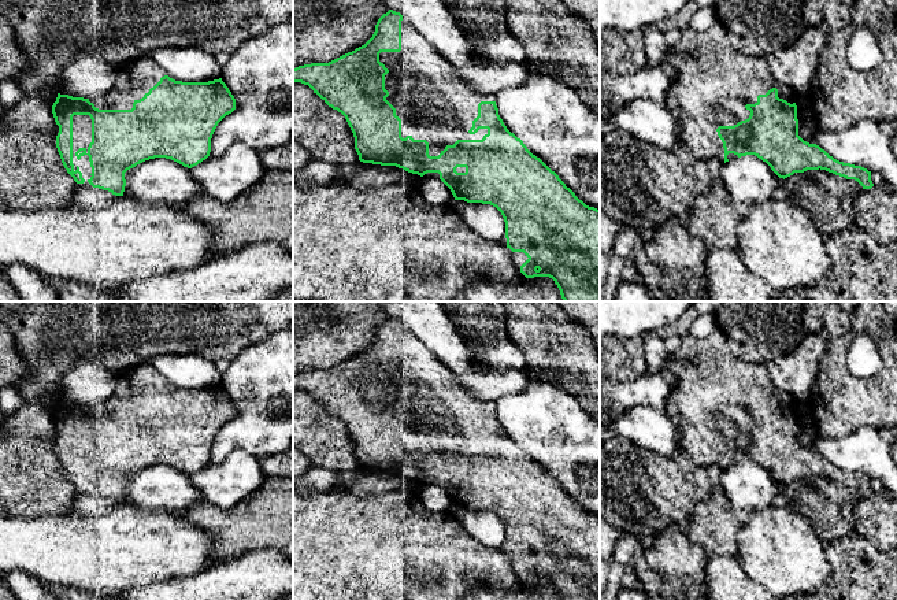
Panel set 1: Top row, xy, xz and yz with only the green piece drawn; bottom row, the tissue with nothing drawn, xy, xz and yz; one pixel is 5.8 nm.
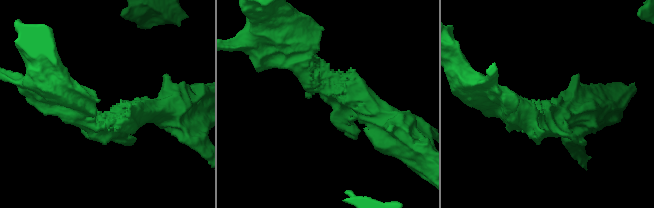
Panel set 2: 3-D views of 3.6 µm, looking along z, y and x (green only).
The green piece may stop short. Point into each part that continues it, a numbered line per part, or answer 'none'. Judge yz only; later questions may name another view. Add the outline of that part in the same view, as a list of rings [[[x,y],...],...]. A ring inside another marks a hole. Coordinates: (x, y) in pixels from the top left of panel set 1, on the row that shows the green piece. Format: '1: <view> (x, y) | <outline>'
1: yz (714, 82) | [[[720,22],[703,32],[692,27],[682,30],[679,42],[668,47],[663,63],[671,64],[677,73],[664,105],[679,121],[681,144],[701,160],[718,159],[724,163],[724,148],[716,129],[748,119],[750,111],[745,105],[757,103],[759,95],[776,88],[779,99],[790,104],[800,100],[790,86],[771,74],[763,56],[749,56],[735,51]]]

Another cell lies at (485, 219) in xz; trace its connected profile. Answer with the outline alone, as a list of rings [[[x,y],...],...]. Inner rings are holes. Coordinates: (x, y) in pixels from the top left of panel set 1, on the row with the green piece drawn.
[[[456,200],[455,210],[468,227],[483,238],[500,241],[505,234],[504,218],[501,212],[490,204]]]

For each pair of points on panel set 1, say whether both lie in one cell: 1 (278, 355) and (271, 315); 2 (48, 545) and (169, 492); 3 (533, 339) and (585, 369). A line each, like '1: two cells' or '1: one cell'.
1: two cells
2: two cells
3: one cell

